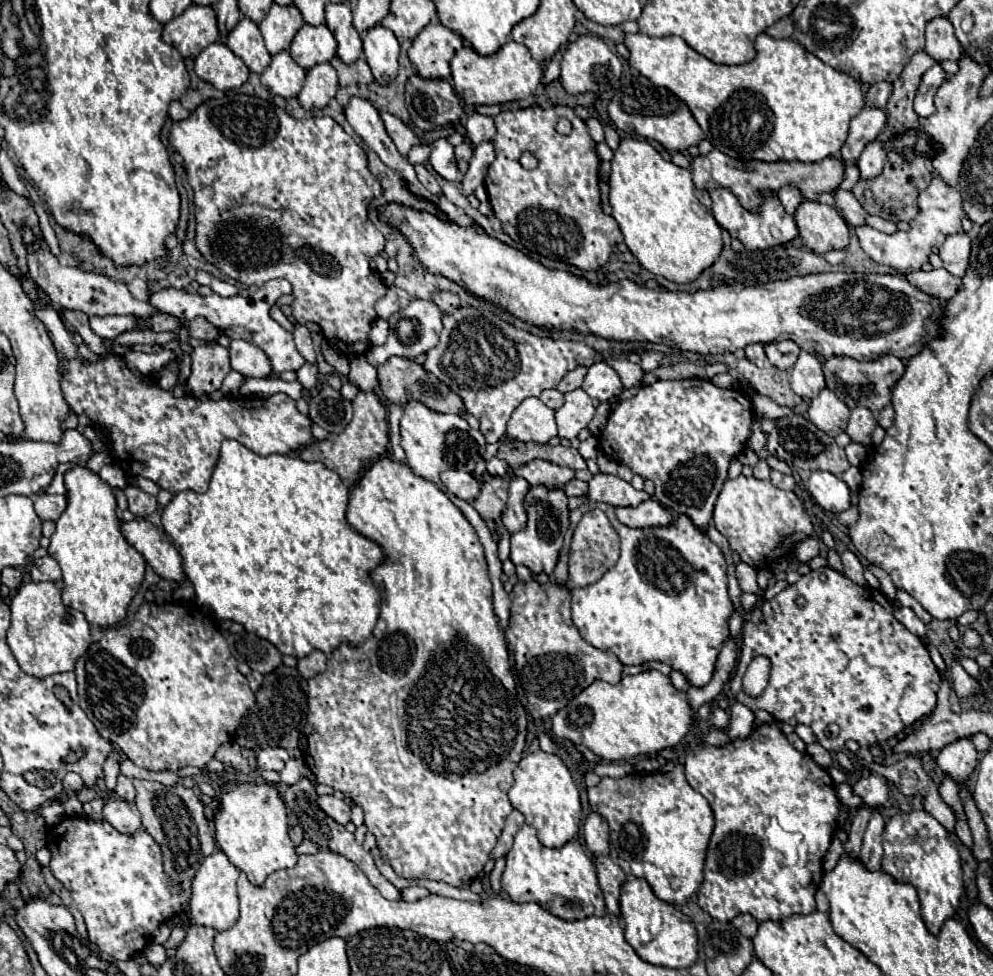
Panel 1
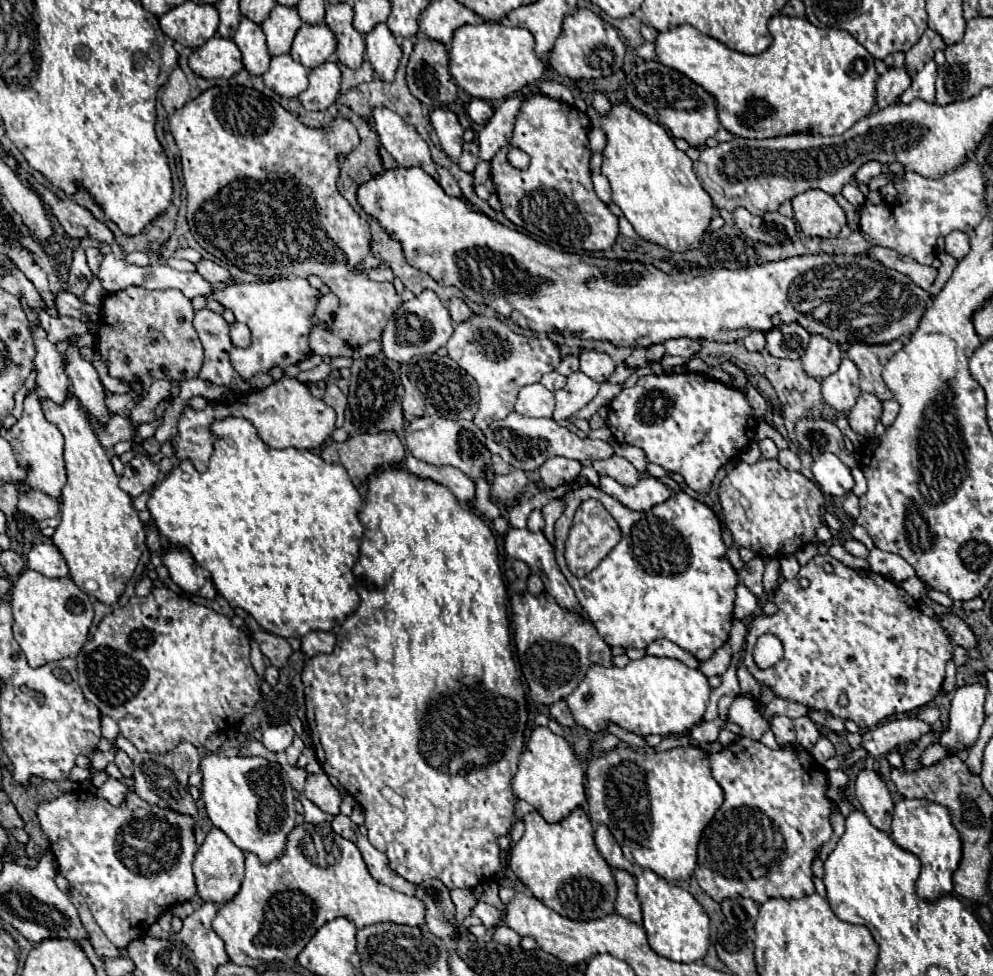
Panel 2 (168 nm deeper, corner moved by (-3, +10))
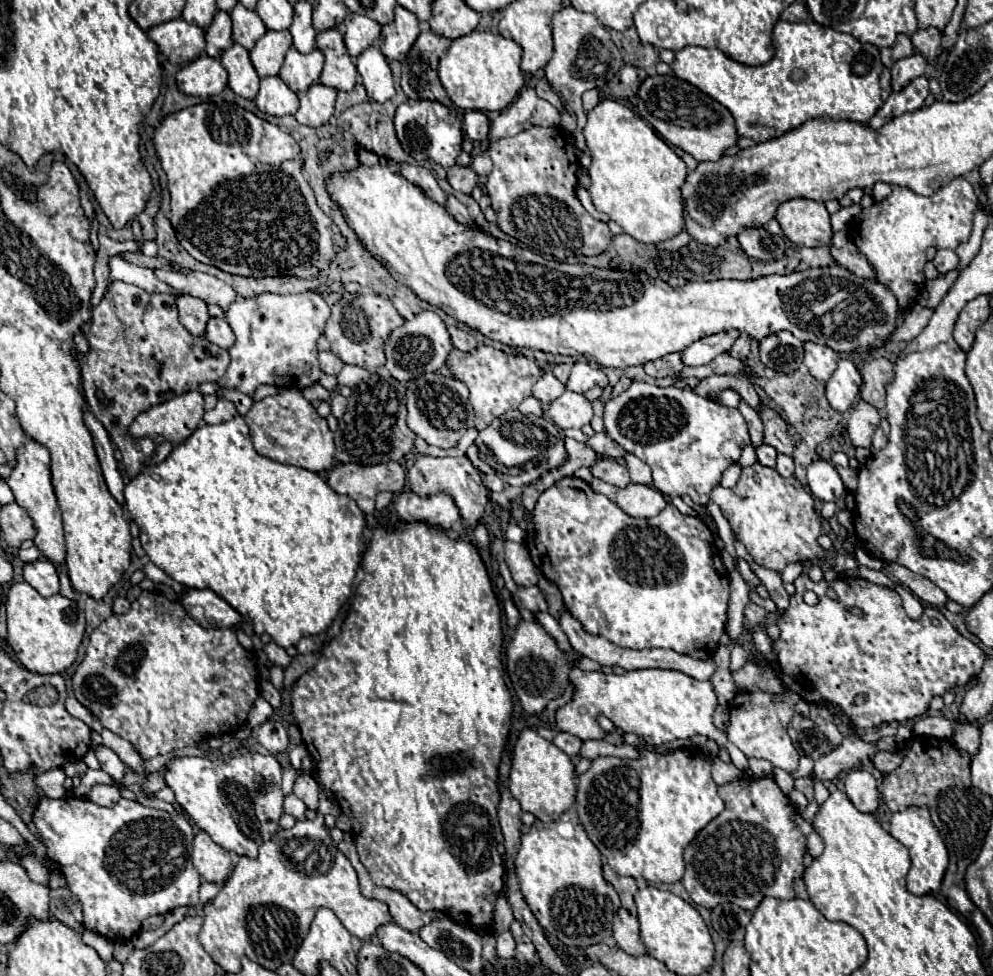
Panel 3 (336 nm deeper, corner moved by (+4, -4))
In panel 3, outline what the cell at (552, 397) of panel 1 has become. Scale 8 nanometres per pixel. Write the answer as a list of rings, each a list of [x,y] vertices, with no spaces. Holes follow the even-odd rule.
[[[543,373],[541,379],[533,385],[533,397],[537,397],[543,405],[557,399],[563,391],[565,391],[565,385],[559,379],[555,379],[553,373]]]

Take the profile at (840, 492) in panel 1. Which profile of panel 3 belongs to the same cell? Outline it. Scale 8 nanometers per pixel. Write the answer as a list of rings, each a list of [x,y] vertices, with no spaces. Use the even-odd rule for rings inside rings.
[[[817,459],[809,465],[807,483],[809,483],[813,497],[817,497],[821,501],[839,501],[841,497],[847,495],[847,489],[843,485],[837,469],[825,459]]]

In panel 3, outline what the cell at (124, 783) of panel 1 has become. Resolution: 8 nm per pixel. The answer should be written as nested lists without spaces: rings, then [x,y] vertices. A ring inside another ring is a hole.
[[[97,745],[97,747],[95,747],[95,755],[97,755],[97,759],[99,759],[99,763],[101,763],[101,769],[103,769],[105,773],[109,773],[115,781],[121,781],[121,779],[123,779],[125,765],[123,765],[123,761],[117,757],[115,751],[111,751],[111,749],[105,747],[105,745]]]

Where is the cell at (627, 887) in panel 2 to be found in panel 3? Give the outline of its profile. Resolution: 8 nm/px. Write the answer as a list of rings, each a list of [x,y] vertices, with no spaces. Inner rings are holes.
[[[621,909],[617,913],[617,919],[613,919],[613,937],[615,937],[617,945],[633,957],[647,953],[647,949],[645,949],[645,945],[641,943],[641,937],[639,937],[637,917],[629,915],[629,911],[625,911],[625,909]]]

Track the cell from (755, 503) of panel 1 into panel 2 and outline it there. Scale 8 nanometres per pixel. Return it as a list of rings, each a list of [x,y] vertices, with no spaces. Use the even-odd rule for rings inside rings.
[[[758,459],[754,465],[740,461],[720,485],[722,509],[734,545],[746,547],[760,557],[784,557],[810,543],[822,525],[822,493],[802,473],[786,471],[774,459]]]

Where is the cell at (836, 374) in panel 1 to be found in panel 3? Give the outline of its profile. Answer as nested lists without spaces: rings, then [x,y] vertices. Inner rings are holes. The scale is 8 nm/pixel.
[[[873,359],[871,363],[865,363],[859,371],[863,377],[861,399],[867,403],[873,403],[873,407],[877,407],[877,409],[883,409],[885,407],[885,389],[895,379],[893,363],[887,359]]]

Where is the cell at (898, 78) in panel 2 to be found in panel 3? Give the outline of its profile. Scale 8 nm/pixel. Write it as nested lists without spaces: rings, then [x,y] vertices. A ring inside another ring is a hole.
[[[915,51],[913,55],[895,61],[891,71],[893,71],[893,91],[899,91],[913,77],[919,77],[919,75],[927,73],[927,59],[919,51]]]

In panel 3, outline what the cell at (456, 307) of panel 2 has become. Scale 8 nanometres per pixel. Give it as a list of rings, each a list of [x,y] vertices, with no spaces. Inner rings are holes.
[[[455,326],[448,327],[451,341],[454,347],[457,347],[459,351],[473,351],[477,347],[477,341],[471,333],[463,331],[463,329],[457,329]]]

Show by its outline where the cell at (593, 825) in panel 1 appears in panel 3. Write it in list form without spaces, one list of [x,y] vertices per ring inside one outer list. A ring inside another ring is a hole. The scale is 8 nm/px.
[[[607,863],[603,865],[603,875],[605,879],[617,889],[619,897],[621,897],[621,903],[623,907],[631,913],[631,915],[637,915],[635,911],[635,903],[633,903],[633,895],[637,893],[637,885],[635,885],[635,879],[633,877],[623,877],[623,875],[617,875]]]

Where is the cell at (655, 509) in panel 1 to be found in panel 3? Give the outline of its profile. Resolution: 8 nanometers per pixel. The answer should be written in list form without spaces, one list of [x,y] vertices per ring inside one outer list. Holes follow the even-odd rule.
[[[593,479],[591,487],[593,491],[607,495],[617,507],[621,507],[631,517],[653,517],[667,505],[665,495],[649,485],[629,483],[627,487],[615,487],[601,479]]]

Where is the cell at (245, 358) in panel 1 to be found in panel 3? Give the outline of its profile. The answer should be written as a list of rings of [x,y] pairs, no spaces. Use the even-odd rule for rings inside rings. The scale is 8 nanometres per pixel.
[[[209,317],[205,327],[205,339],[223,349],[229,349],[235,343],[235,335],[223,317]]]

